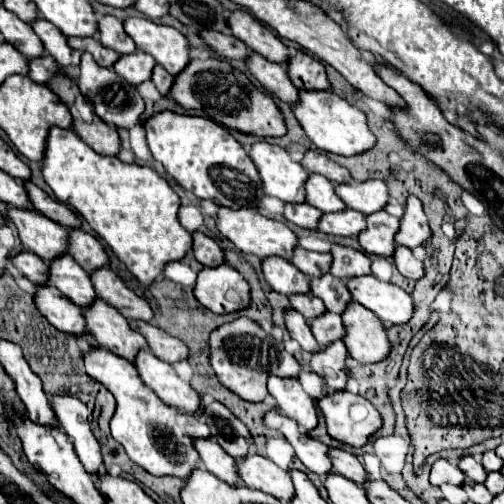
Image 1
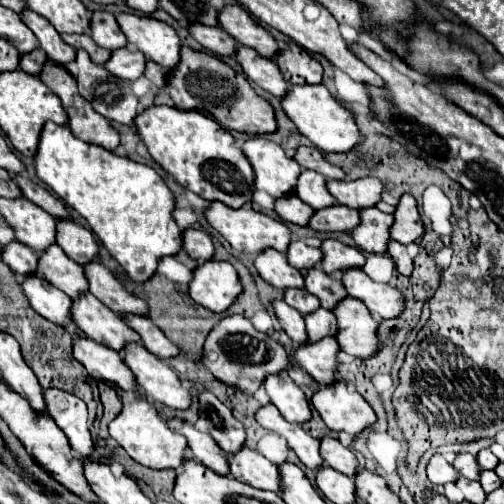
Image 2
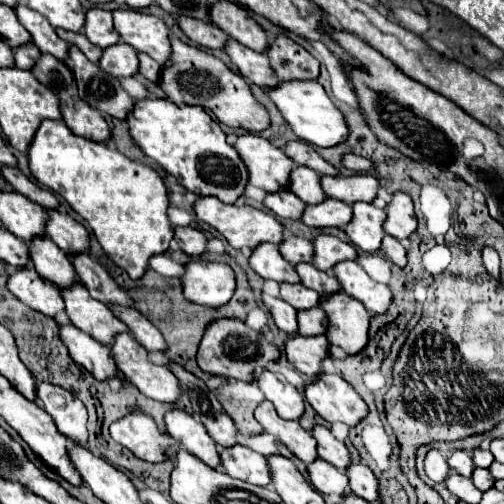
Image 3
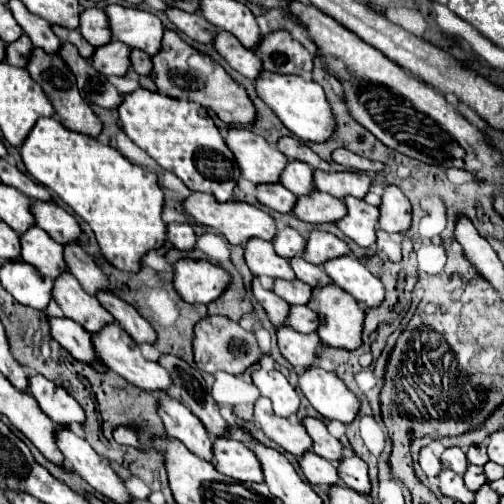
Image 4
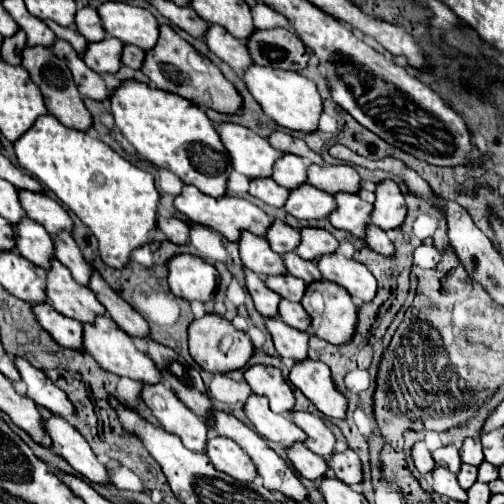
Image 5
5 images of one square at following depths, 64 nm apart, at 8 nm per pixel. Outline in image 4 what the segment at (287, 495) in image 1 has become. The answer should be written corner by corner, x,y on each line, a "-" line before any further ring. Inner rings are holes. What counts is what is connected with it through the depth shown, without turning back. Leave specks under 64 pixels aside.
216,438
214,442
214,466
232,476
238,482
262,482
262,466
256,454
242,442
232,438

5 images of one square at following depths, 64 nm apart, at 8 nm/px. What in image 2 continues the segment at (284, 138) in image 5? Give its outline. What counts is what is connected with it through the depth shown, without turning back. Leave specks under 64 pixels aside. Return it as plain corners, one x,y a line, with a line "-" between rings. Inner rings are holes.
300,146
298,152
296,152
296,156
294,156
294,160
296,160
302,168
320,172
320,174
326,176
328,180
344,180
344,178
346,178
344,170
338,168
338,166
334,166
334,164
330,164
330,162
322,156
322,152
320,152
318,148

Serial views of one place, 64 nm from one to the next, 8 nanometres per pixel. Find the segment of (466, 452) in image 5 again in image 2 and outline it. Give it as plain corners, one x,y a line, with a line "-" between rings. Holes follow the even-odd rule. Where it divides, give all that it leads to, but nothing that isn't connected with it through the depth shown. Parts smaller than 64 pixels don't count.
480,450
478,464
480,464
482,470
494,470
496,464
498,464
498,460
496,460
496,456
490,450

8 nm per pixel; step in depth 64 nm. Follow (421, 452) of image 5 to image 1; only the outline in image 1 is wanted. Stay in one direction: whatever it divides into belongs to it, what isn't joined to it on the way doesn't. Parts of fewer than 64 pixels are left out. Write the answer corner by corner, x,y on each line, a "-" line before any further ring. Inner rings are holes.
436,460
436,462
434,462
432,472
430,472
430,482
432,482
432,486
442,486
444,482
462,486
464,480
466,480
466,476
464,476
464,472
462,472
456,464
450,464
448,460

